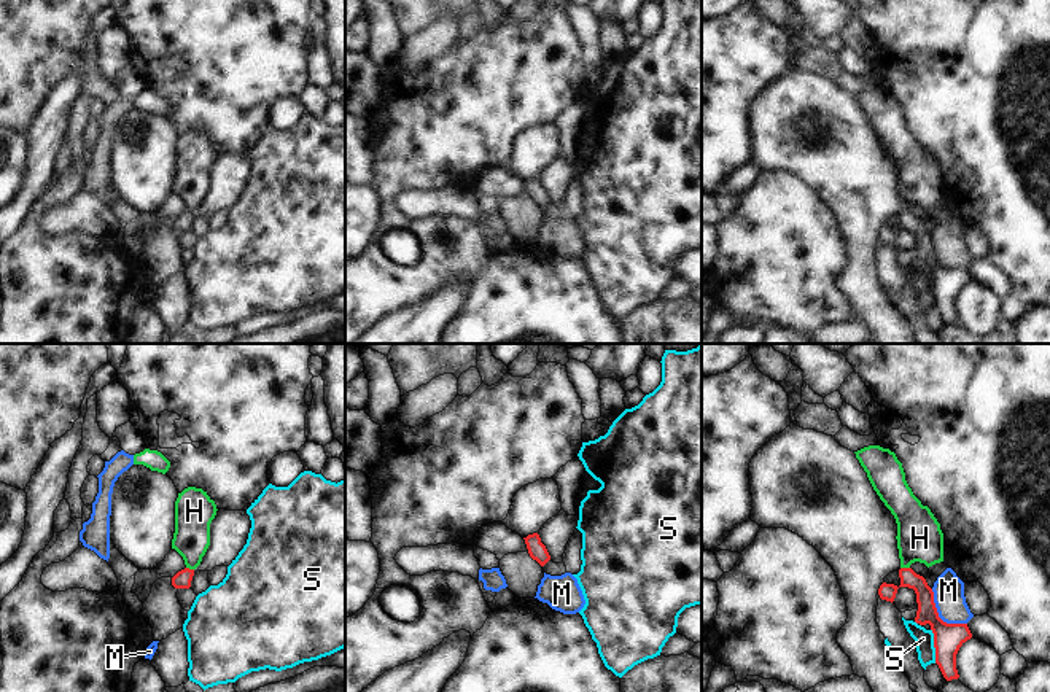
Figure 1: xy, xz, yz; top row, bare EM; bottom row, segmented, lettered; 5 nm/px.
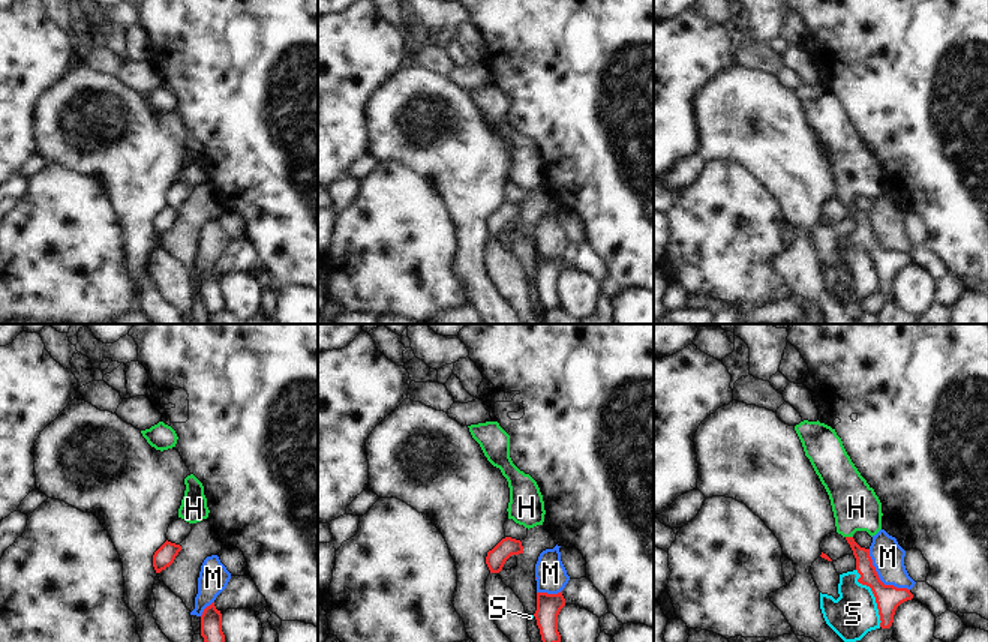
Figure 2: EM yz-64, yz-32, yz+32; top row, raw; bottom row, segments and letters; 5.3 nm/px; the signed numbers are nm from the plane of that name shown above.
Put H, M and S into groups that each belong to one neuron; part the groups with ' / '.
H / M / S

